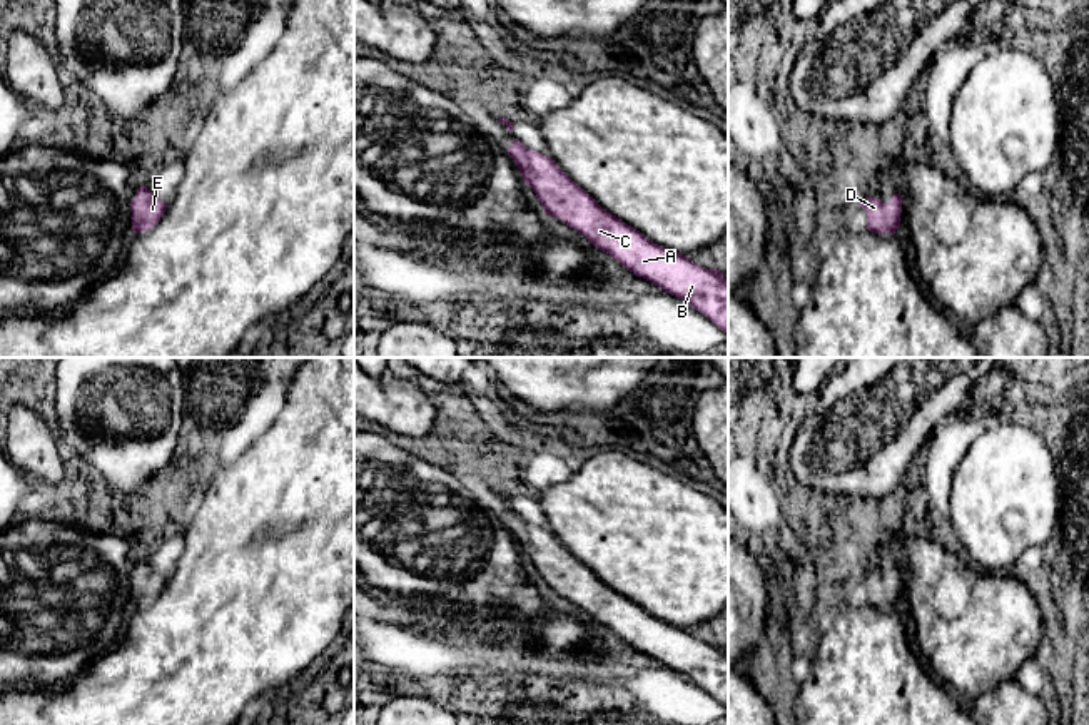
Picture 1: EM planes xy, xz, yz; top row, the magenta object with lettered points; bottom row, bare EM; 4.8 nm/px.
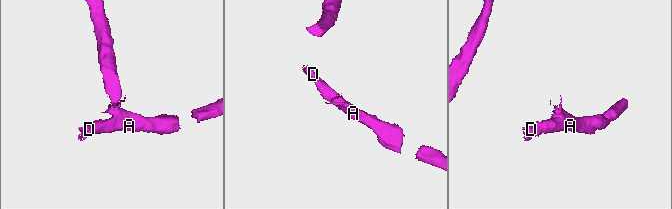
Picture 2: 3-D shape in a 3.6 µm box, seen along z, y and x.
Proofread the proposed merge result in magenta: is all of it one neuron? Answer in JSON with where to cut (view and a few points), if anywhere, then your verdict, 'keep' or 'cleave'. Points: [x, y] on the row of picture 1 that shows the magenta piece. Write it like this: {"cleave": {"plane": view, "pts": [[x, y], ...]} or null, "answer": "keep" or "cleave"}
{"cleave": null, "answer": "keep"}

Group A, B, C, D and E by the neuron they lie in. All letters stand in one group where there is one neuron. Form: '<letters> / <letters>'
A B C D E

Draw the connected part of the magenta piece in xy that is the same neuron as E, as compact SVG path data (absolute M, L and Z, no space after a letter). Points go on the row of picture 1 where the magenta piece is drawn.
M144 184L137 189L129 205L132 210L132 231L135 234L154 227L167 209L167 204L157 199Z

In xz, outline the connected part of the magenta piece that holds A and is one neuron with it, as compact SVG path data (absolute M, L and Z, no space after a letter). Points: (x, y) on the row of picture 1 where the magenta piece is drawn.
M518 139L508 155L518 165L523 182L536 194L544 214L583 234L635 276L690 304L728 337L728 281L720 269L696 266L686 256L655 244L603 209L551 157L528 149Z

